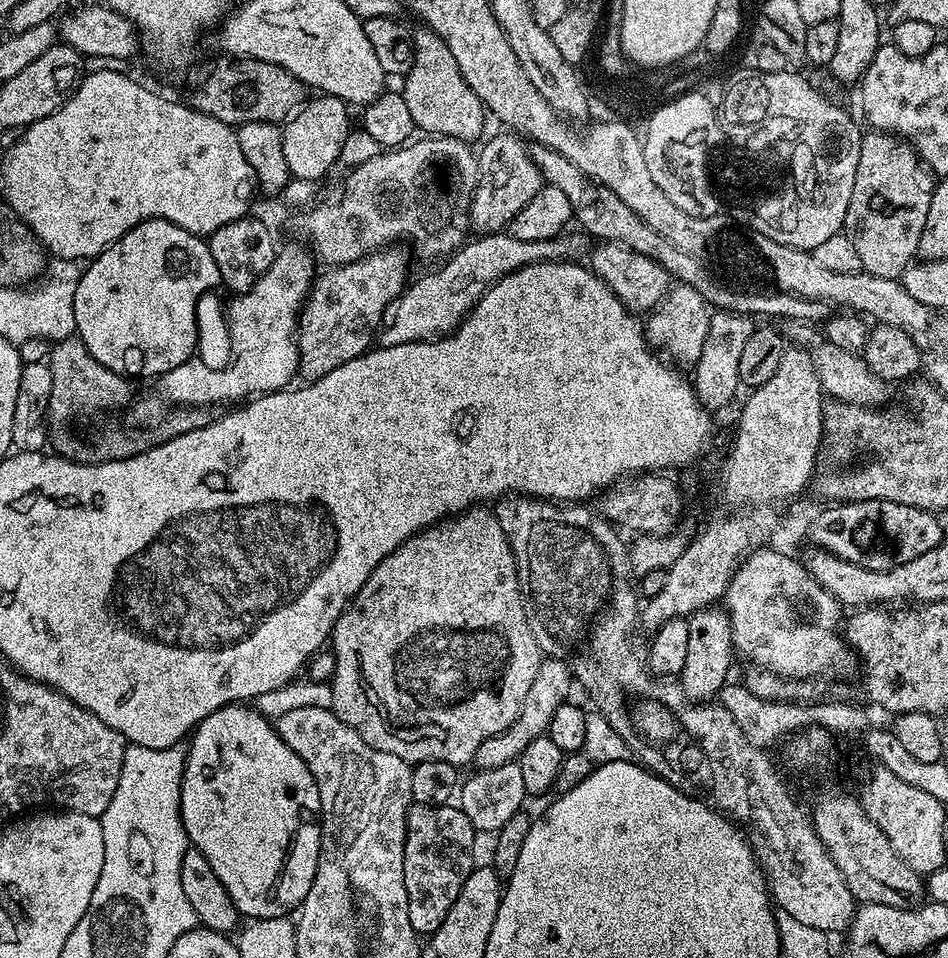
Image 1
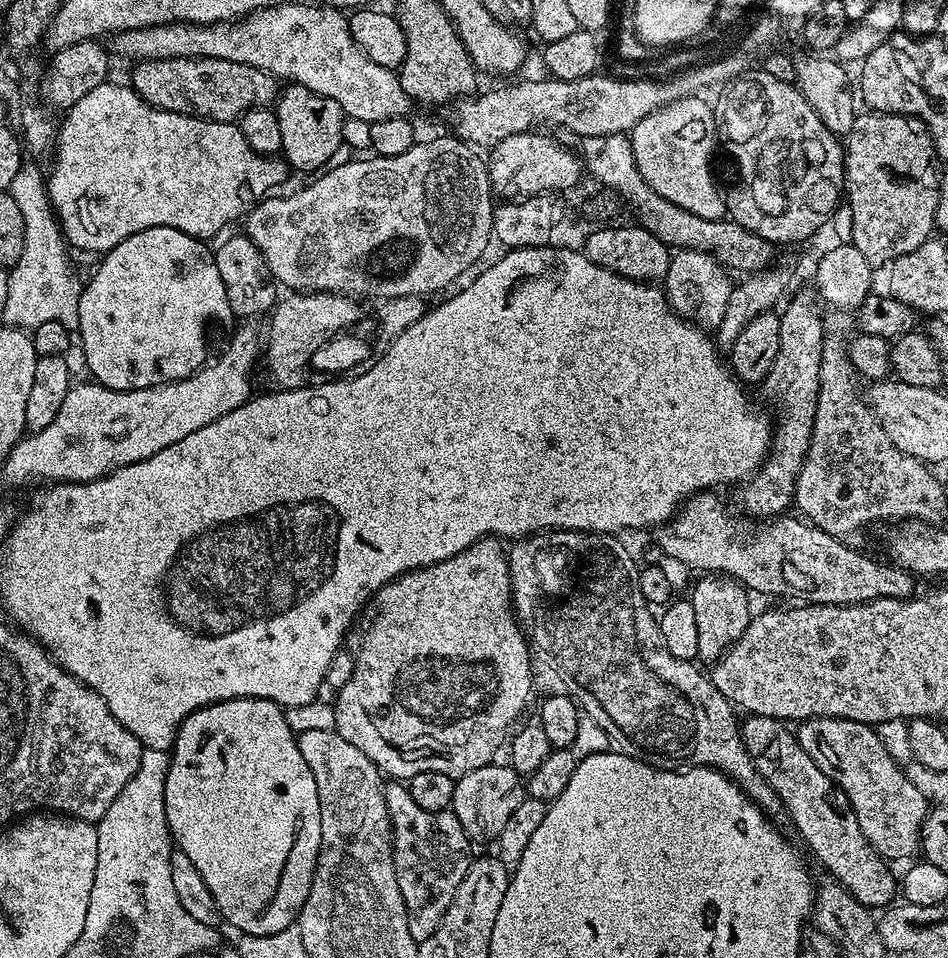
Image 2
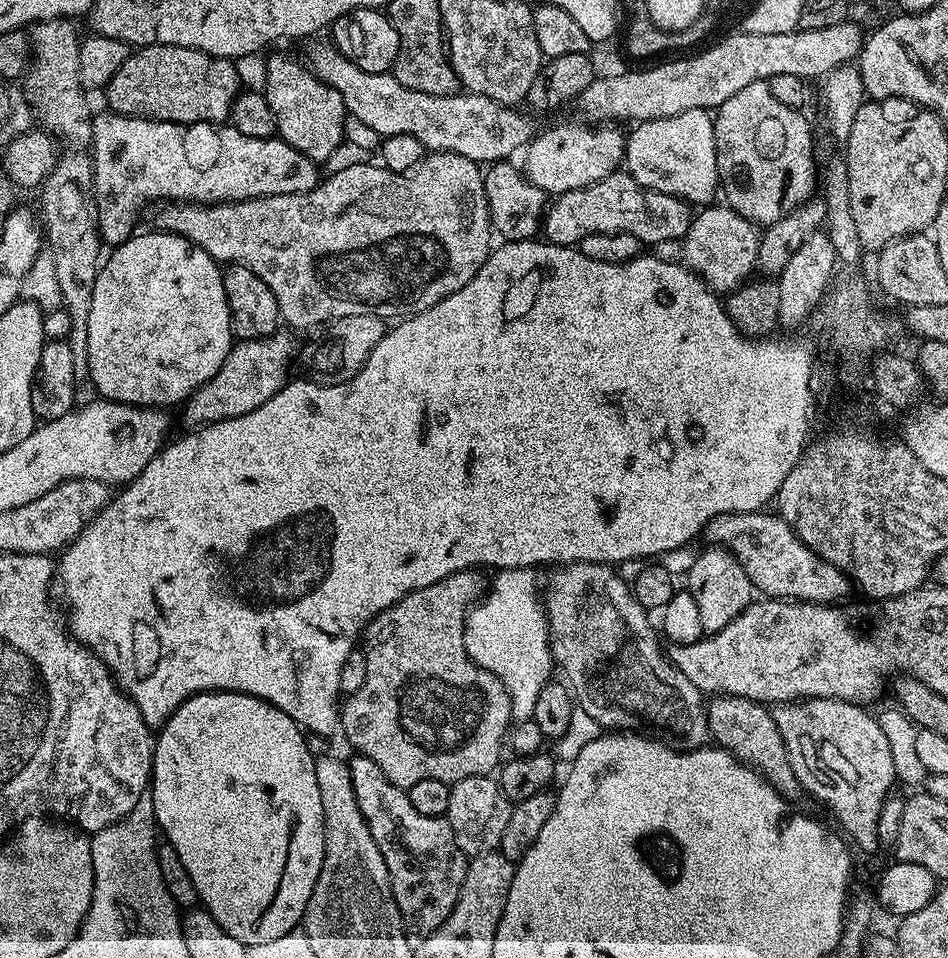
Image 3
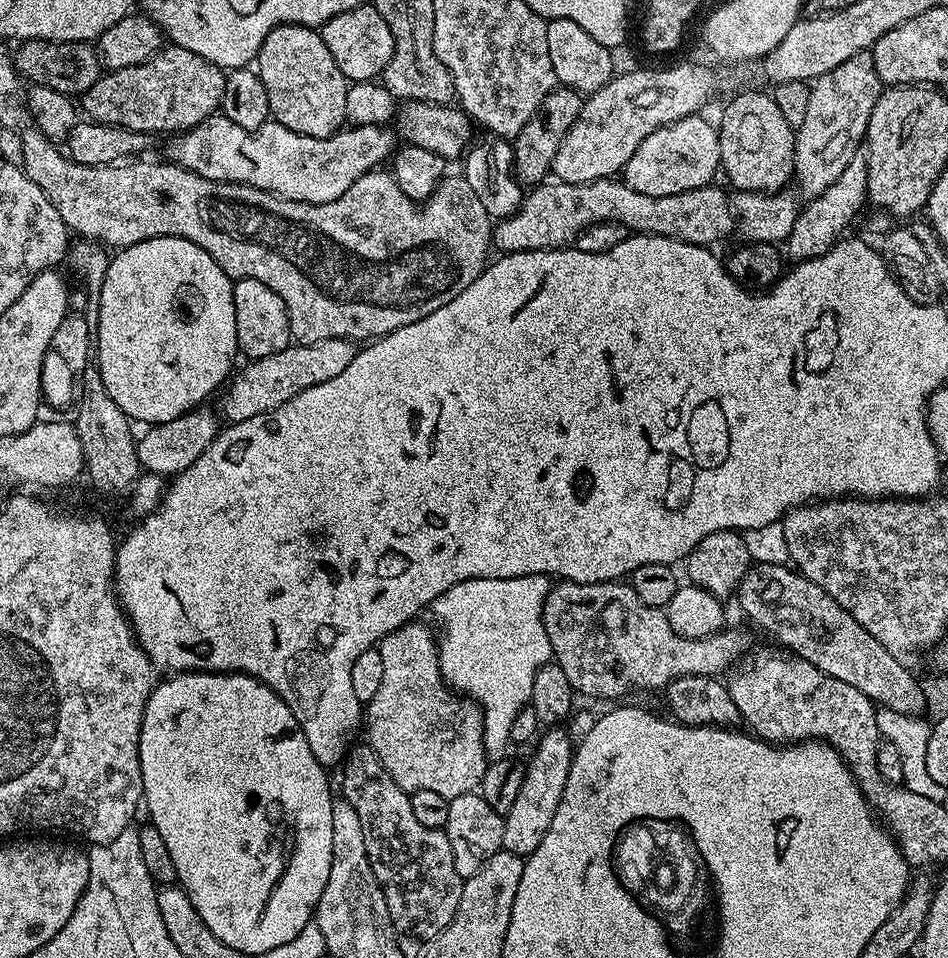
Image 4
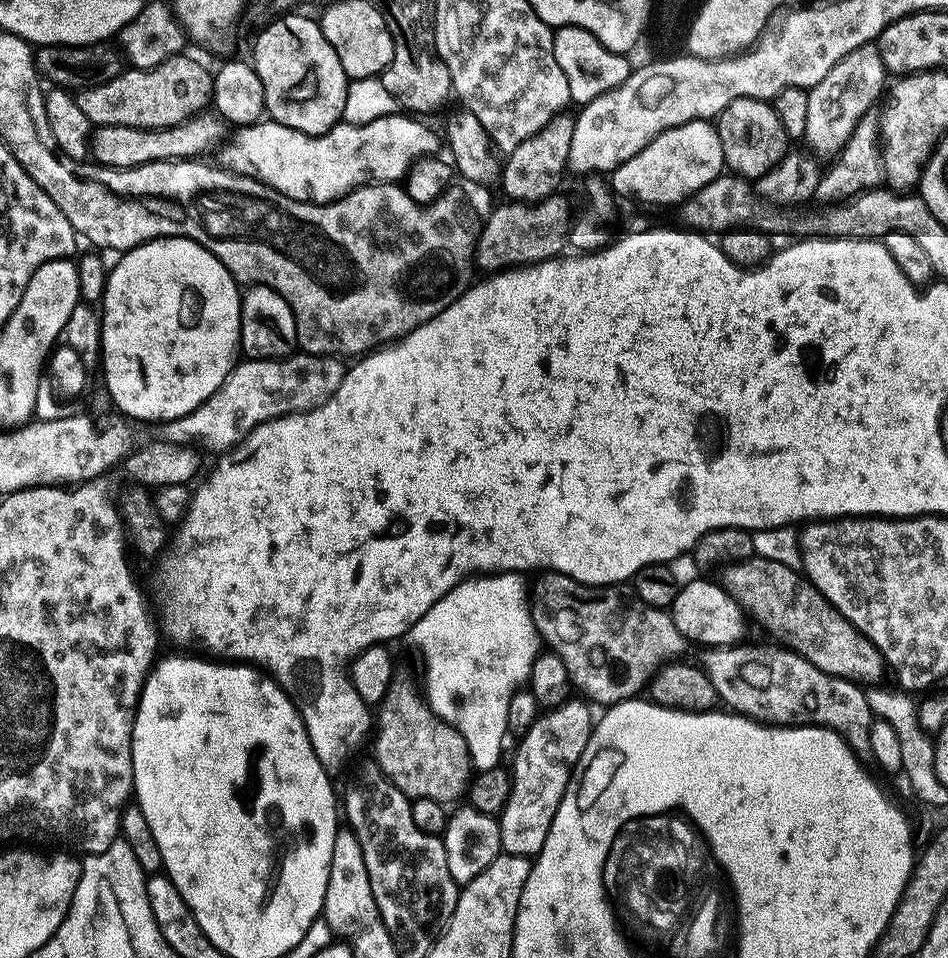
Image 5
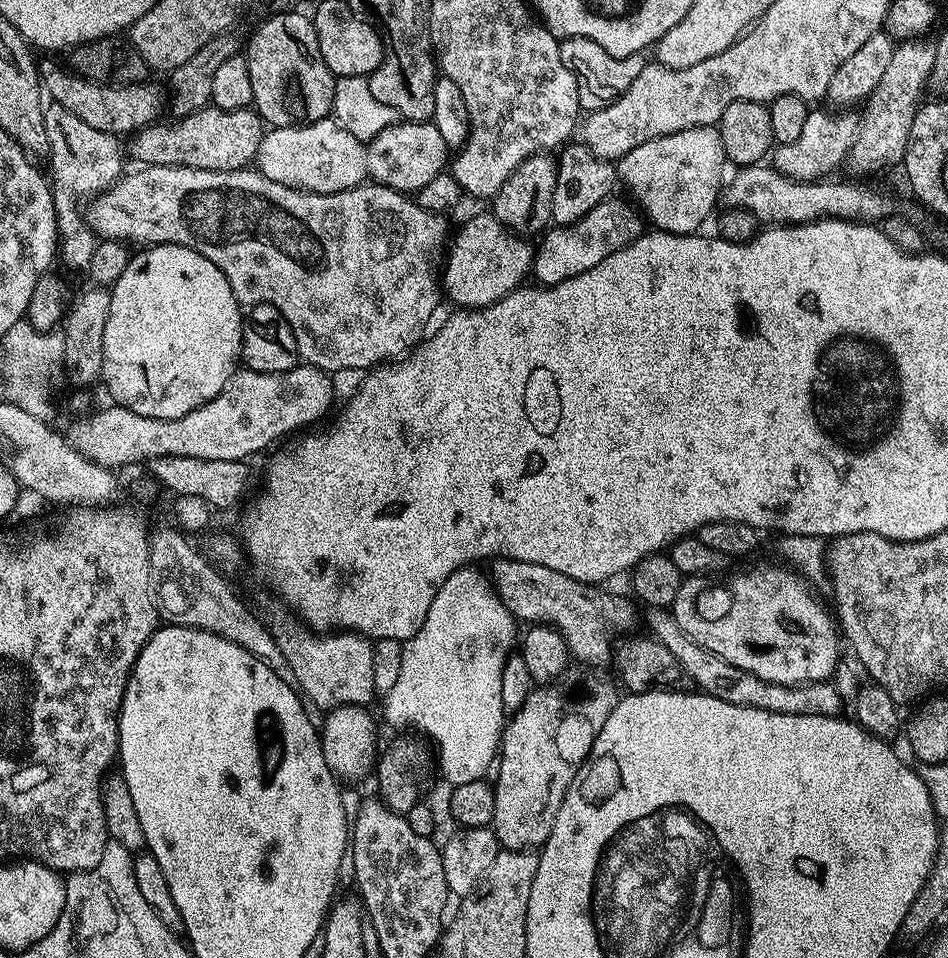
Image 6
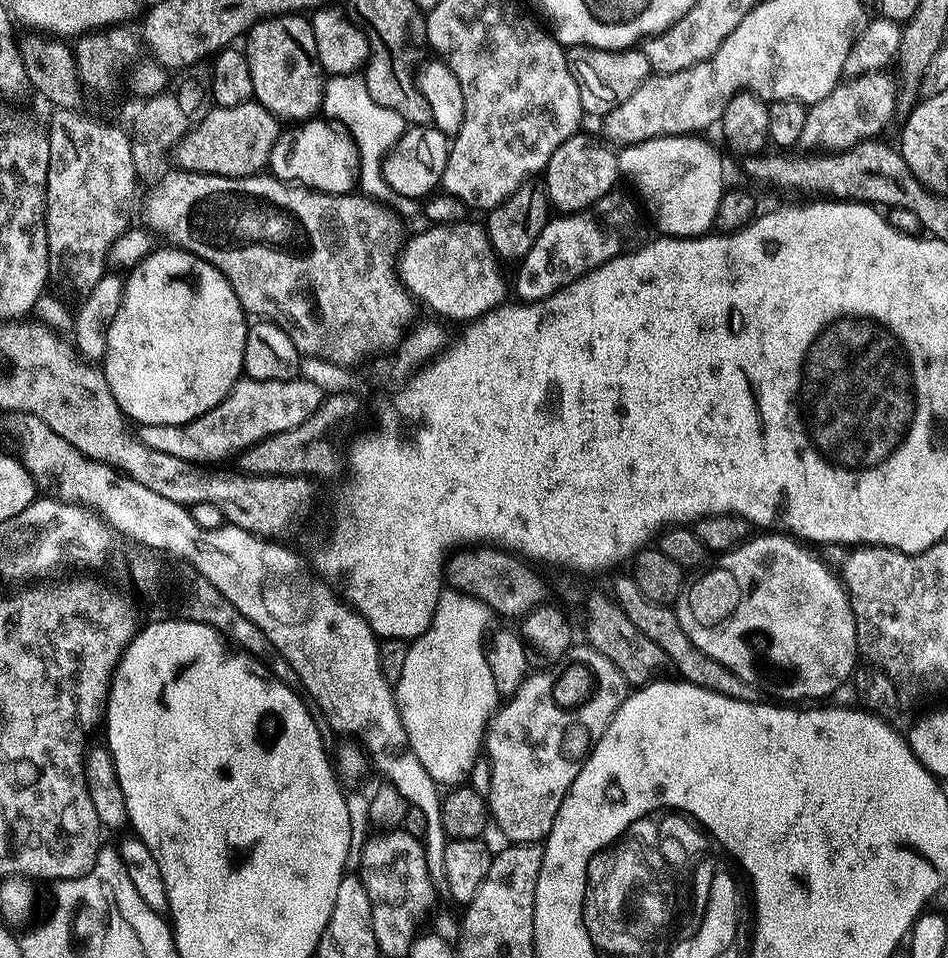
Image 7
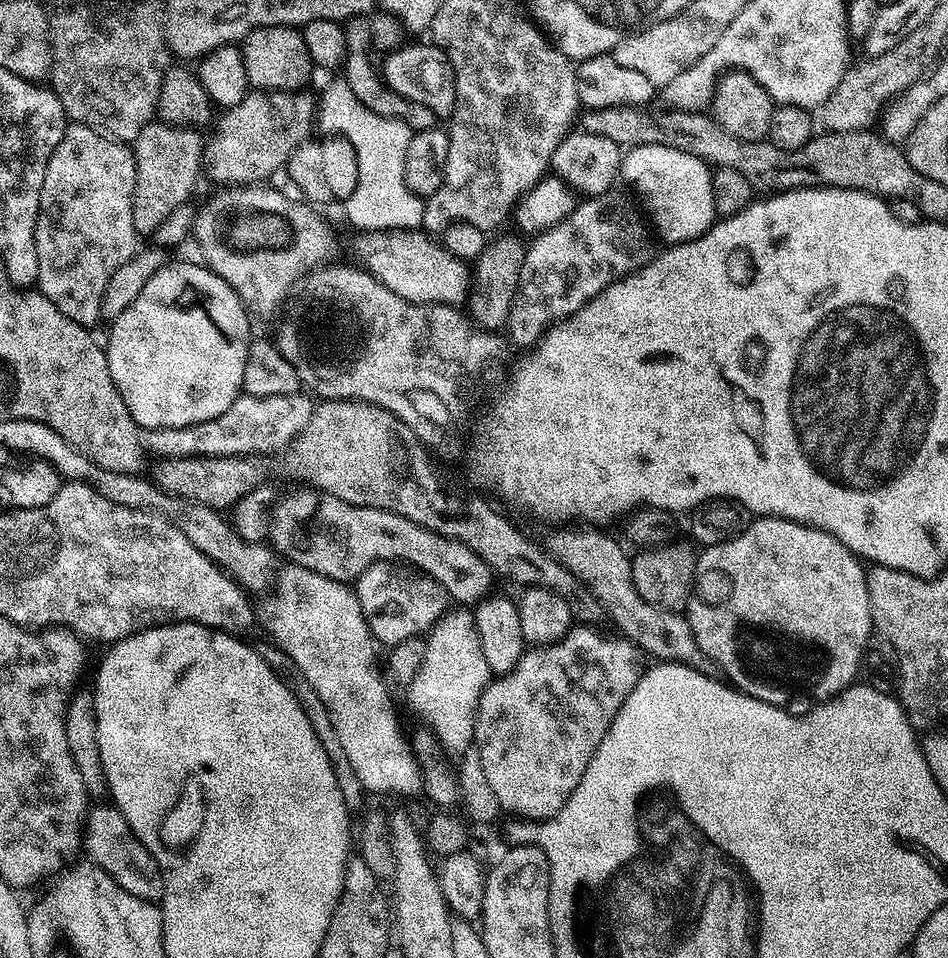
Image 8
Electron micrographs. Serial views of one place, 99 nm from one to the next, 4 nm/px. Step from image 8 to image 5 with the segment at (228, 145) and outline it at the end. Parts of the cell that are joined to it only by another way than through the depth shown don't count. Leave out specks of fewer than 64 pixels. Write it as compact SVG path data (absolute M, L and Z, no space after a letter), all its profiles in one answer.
M205 110L198 115L192 116L188 120L183 120L178 126L169 128L135 128L134 126L106 126L105 128L97 127L93 131L90 141L90 154L97 165L106 168L137 168L150 162L159 160L195 160L204 158L207 152L215 153L217 149L225 143L224 128L225 121L216 115L215 111Z

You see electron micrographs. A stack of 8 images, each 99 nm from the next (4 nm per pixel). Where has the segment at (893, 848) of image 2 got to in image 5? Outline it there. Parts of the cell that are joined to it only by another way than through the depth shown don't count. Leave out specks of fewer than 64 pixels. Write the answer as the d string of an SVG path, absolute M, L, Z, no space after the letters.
M708 646L698 667L710 680L719 703L731 711L773 726L814 724L832 728L857 754L870 752L870 726L874 715L866 702L864 688L857 681L831 676L804 656L785 650L775 656L745 646Z

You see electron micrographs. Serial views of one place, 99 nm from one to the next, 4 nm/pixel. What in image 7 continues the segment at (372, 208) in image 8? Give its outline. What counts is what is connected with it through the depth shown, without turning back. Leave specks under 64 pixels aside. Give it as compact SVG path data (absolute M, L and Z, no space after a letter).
M363 75L328 76L324 81L324 96L321 98L320 112L329 121L343 128L356 143L356 149L360 155L359 191L376 202L391 198L393 206L401 208L404 212L414 208L413 201L394 195L392 187L384 177L384 159L388 157L388 151L402 138L406 130L405 122L401 116L394 114L394 110L386 110L386 106L378 106L378 102L370 98L370 90L366 90Z

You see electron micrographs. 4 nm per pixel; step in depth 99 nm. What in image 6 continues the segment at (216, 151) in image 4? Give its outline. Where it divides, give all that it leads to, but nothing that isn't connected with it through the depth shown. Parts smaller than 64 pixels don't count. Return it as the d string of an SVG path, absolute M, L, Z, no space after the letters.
M325 118L313 124L298 124L291 128L273 127L265 131L254 164L266 178L287 188L301 188L304 192L344 192L371 178L385 188L393 188L395 192L415 194L422 186L426 186L426 182L438 178L449 160L448 144L442 142L442 134L438 134L435 124L431 122L397 122L365 143L354 138L354 134L350 134L350 130L343 128L337 120Z

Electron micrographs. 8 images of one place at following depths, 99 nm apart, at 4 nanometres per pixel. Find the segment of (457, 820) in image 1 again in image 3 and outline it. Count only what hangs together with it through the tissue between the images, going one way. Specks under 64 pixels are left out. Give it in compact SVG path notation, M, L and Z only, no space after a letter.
M356 754L353 760L347 761L354 796L358 798L358 808L366 818L366 824L374 842L378 842L378 850L386 862L386 870L390 874L390 886L394 894L394 902L400 911L400 917L404 920L405 929L412 938L423 938L434 934L450 918L454 906L458 902L458 894L462 890L462 882L466 878L468 860L463 850L454 842L454 830L450 830L450 822L447 816L427 816L418 814L414 806L410 806L410 798L407 791L396 788L378 770L370 758Z

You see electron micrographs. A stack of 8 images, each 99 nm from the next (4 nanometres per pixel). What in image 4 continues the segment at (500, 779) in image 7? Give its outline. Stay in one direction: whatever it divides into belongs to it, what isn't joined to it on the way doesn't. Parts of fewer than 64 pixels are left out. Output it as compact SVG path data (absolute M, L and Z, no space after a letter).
M560 726L549 727L535 741L536 753L532 761L527 761L522 790L518 790L518 798L514 798L510 810L503 813L502 848L505 852L513 852L525 858L534 854L534 850L538 850L538 842L546 838L546 830L550 830L554 814L558 814L558 802L562 802L562 790L566 790L566 778L570 774L574 755L574 740L564 730Z

